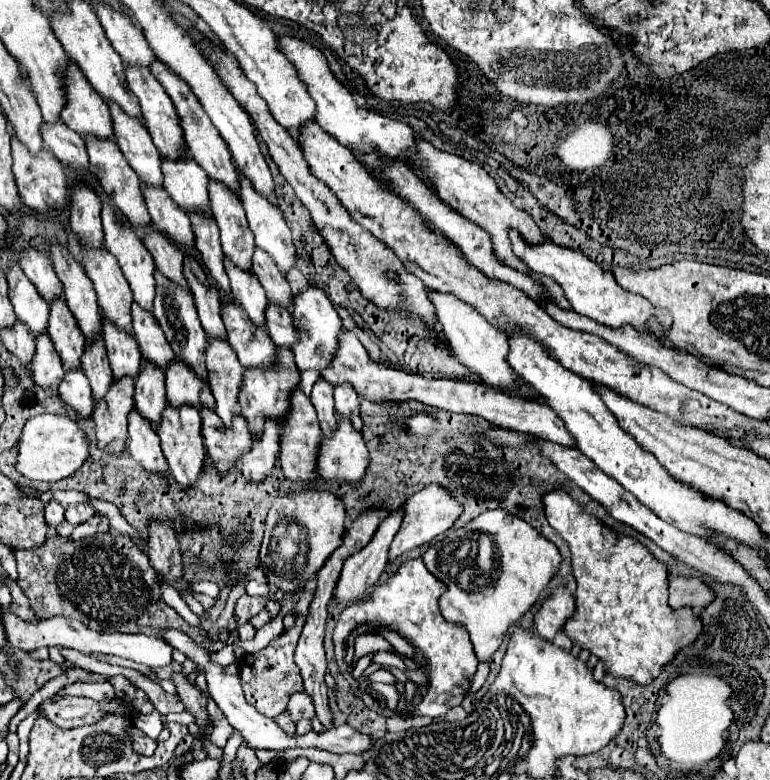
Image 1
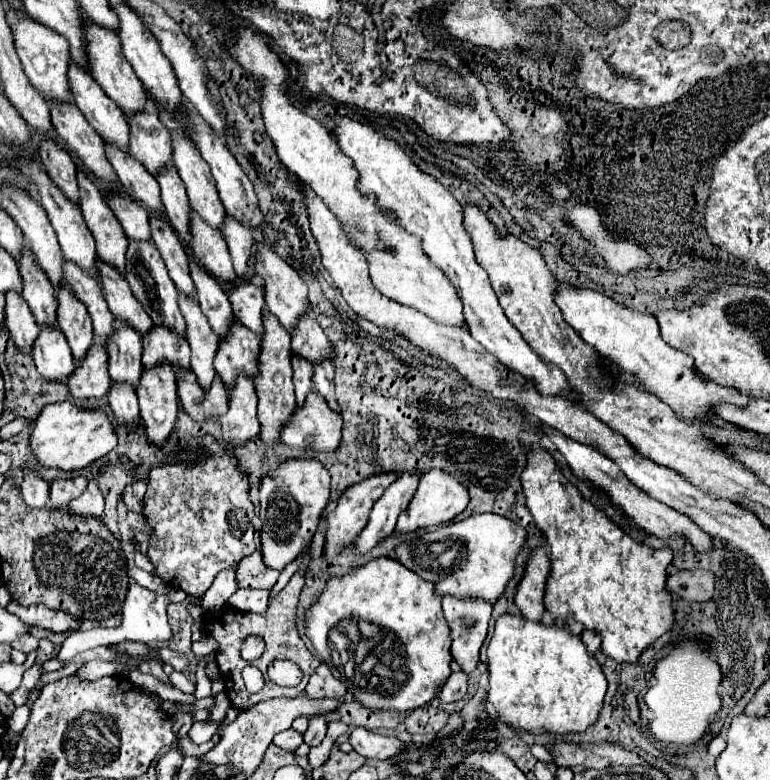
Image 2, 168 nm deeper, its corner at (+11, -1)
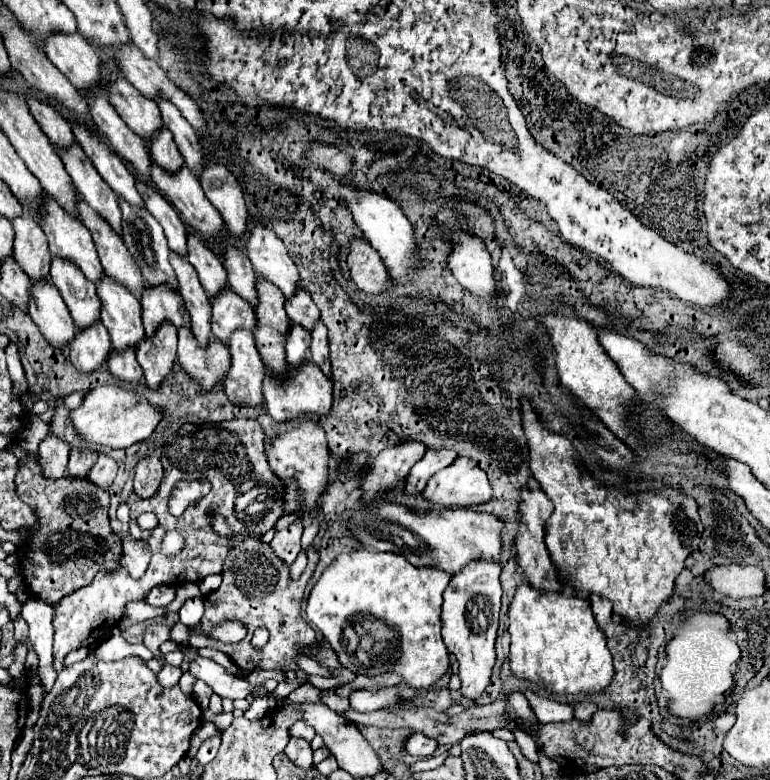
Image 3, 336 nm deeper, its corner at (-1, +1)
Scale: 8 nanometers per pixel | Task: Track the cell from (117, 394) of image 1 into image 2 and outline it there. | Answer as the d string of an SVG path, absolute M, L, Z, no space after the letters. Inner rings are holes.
M90 347L82 365L76 367L68 381L74 399L104 399L110 393L112 379L108 375L108 353L104 347Z

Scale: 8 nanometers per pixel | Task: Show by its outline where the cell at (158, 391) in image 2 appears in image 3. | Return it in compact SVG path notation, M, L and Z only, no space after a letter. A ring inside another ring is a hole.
M162 325L154 337L146 337L136 349L138 363L144 371L144 379L150 389L158 389L166 375L172 373L176 363L176 329L174 325Z

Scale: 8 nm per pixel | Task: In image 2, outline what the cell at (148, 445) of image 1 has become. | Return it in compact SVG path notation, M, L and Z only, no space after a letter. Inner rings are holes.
M112 383L110 393L108 393L108 405L118 423L132 429L138 429L142 425L140 411L138 411L138 397L130 385Z

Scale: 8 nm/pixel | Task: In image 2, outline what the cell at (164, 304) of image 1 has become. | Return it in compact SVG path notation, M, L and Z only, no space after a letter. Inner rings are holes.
M130 241L126 261L128 261L126 263L126 269L128 269L126 281L130 283L134 297L142 303L144 311L150 315L154 325L156 327L174 327L174 331L184 335L186 333L186 323L184 323L180 307L178 307L178 289L176 289L174 281L168 277L166 265L164 265L158 249L154 247L154 243Z

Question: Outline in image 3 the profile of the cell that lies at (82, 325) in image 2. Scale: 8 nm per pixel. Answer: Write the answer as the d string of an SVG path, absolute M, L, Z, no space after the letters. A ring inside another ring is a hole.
M52 257L48 275L66 301L66 307L70 309L78 329L84 329L100 319L100 299L96 295L96 285L82 271L78 271L78 265L62 261L62 257Z

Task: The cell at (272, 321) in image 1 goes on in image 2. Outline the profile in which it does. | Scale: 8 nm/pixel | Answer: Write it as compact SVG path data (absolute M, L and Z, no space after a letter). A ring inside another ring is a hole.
M242 283L234 291L230 291L230 303L234 307L234 313L238 315L238 321L246 325L256 335L264 335L264 291L254 283Z

